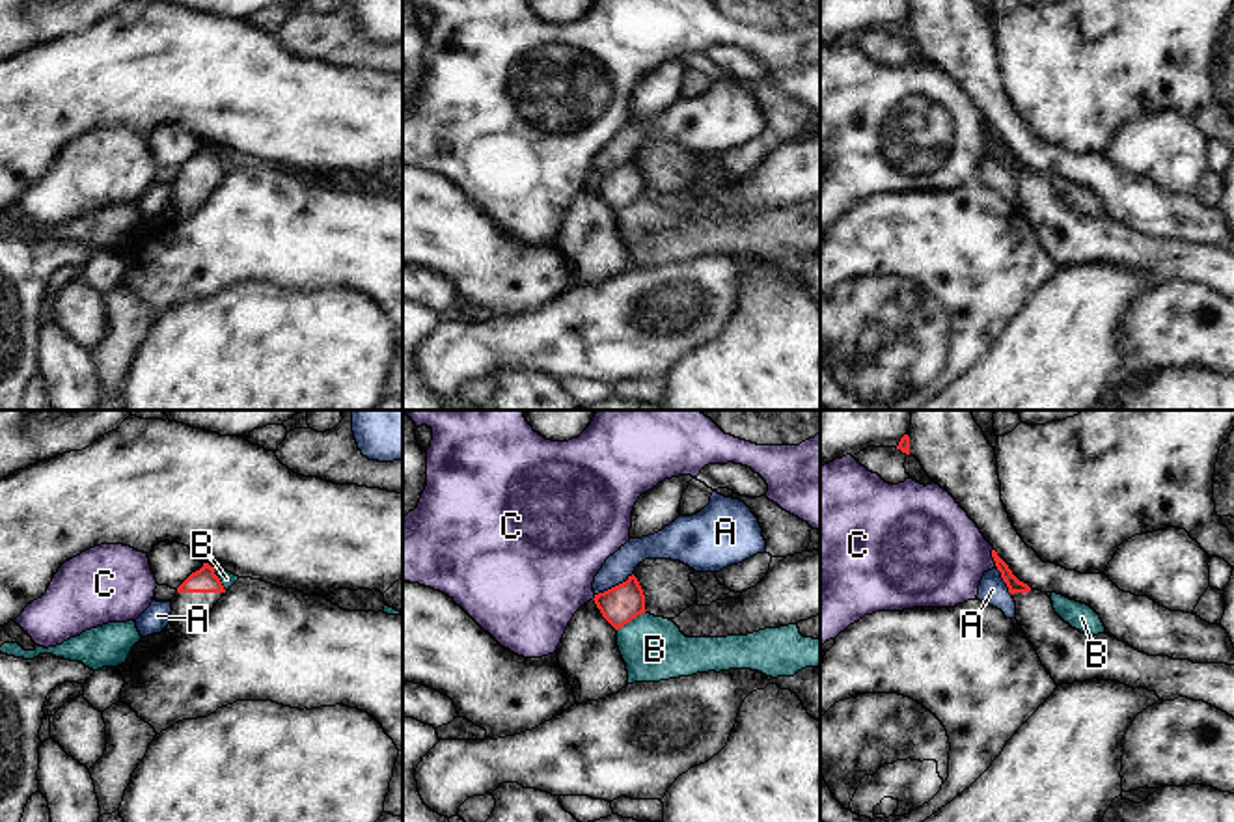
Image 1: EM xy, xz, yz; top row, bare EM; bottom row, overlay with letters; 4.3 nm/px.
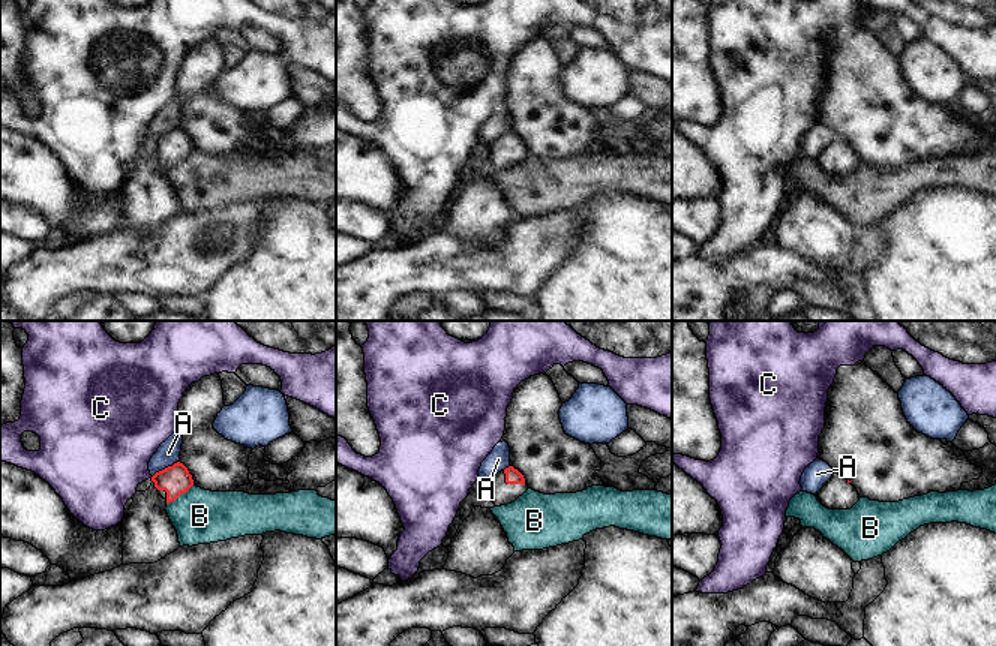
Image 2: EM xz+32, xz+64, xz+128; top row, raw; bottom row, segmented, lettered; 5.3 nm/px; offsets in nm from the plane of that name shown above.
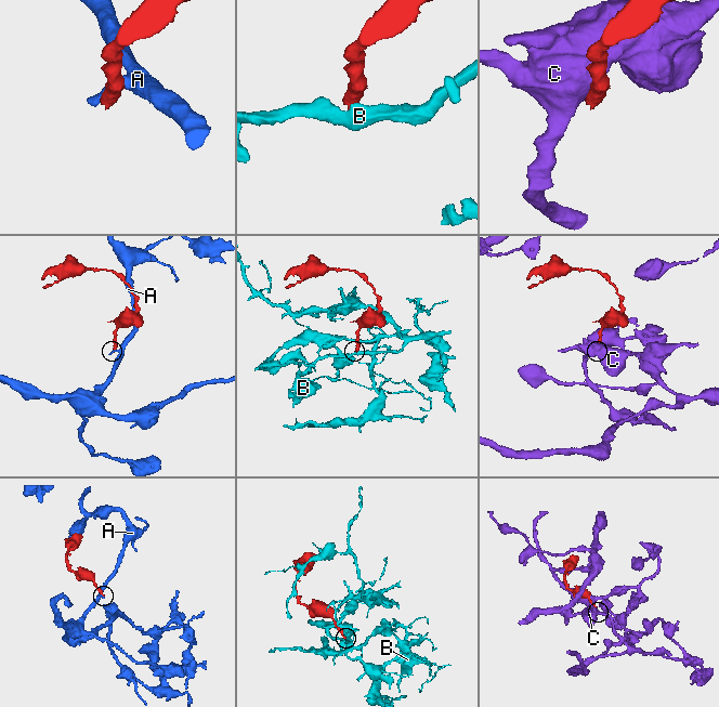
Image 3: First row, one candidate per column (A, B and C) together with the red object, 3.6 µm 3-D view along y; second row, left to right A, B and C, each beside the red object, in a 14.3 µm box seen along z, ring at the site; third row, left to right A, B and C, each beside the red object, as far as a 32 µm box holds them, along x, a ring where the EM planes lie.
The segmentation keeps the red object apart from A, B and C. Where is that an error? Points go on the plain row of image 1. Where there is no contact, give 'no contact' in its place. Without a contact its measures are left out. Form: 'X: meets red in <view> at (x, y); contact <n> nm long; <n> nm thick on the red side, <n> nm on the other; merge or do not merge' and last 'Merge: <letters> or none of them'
A: meets red in xz at (616, 168); contact 190 nm long; 160 nm thick on the red side, 120 nm on the other; do not merge
B: meets red in xz at (630, 202); contact 160 nm long; 160 nm thick on the red side, 280 nm on the other; do not merge
C: meets red in yz at (992, 138); contact 90 nm long; 60 nm thick on the red side, 440 nm on the other; do not merge
Merge: none of them

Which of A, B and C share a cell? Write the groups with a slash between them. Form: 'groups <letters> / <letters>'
groups A / B / C

